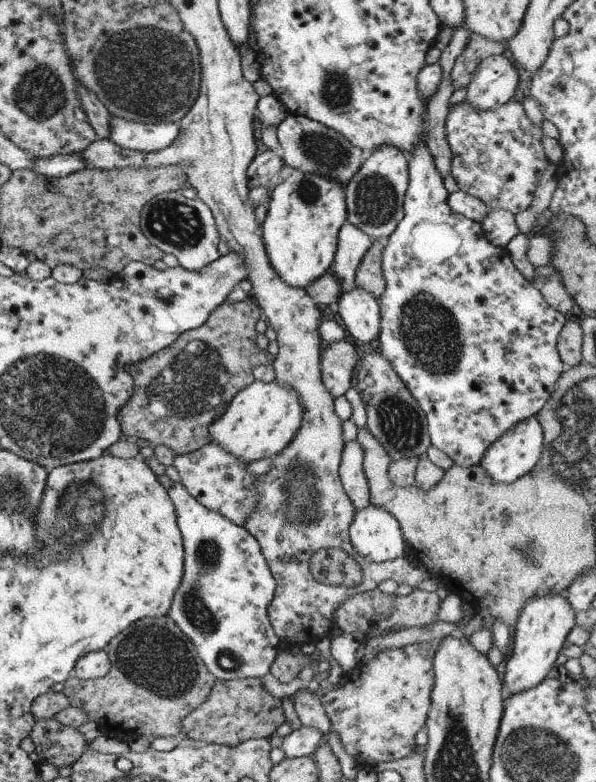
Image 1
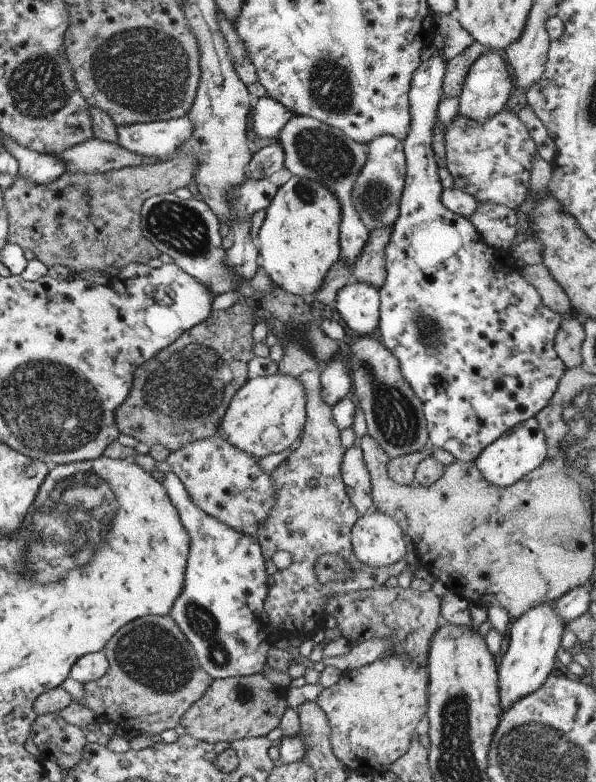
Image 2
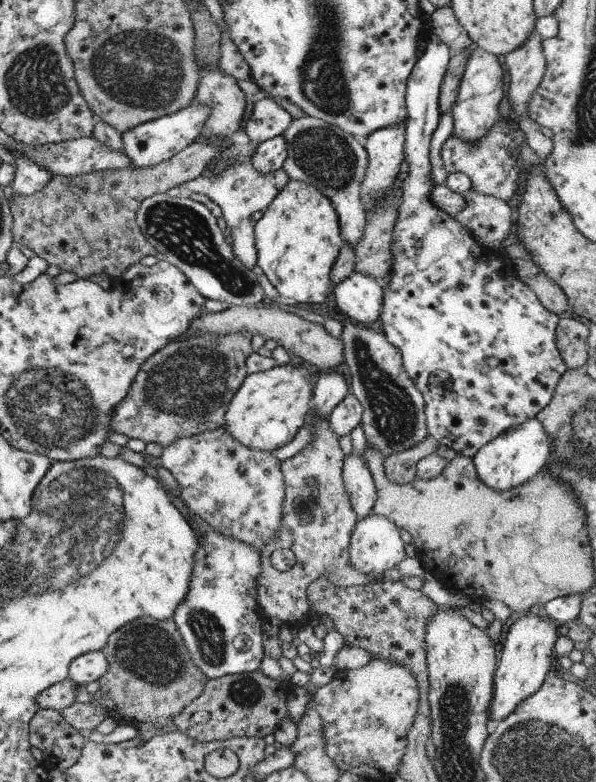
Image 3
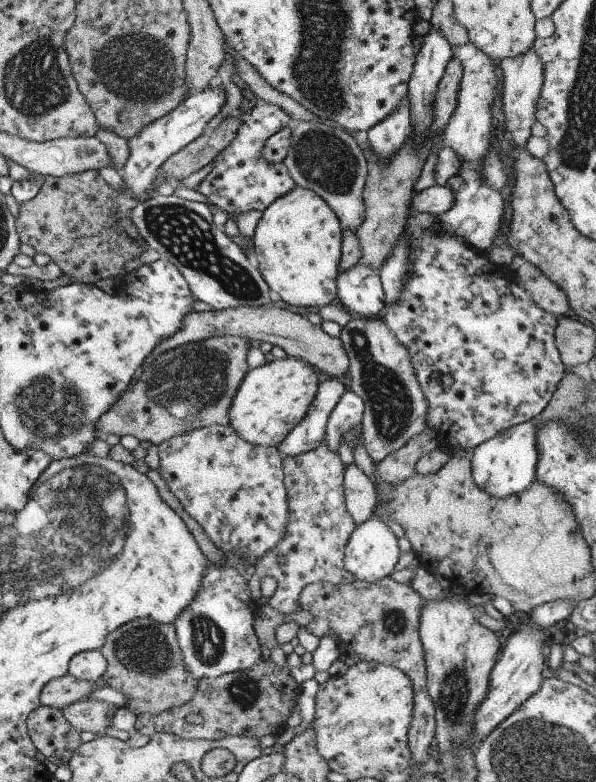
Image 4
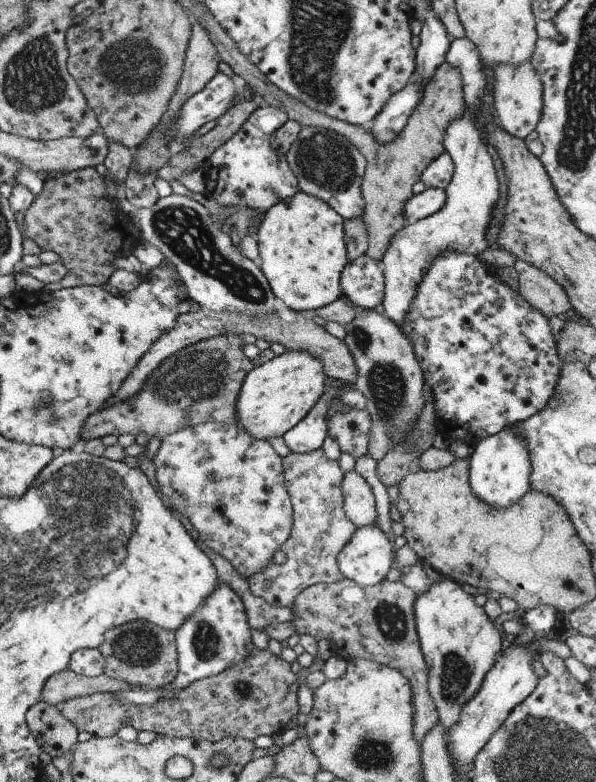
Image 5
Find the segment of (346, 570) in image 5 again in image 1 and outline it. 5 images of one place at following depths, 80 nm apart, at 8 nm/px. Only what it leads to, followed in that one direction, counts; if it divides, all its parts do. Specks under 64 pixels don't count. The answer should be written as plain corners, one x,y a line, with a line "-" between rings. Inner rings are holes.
369,504
355,510
348,526
348,537
358,554
374,563
390,561
404,554
405,541
401,536
399,523
383,507
377,505

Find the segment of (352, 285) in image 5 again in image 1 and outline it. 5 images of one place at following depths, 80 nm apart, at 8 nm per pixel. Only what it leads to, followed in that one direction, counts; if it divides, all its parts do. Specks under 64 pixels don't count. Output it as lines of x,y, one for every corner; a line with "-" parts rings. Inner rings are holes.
354,288
341,293
334,306
347,334
358,344
374,345
378,337
380,316
378,301
364,290

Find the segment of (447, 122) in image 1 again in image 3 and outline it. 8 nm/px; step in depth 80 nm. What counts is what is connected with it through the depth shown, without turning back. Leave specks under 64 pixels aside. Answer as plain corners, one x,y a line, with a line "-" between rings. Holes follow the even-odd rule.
498,118
485,134
474,143
449,135
442,144
440,157
447,174
462,172
470,180
470,188
476,193
489,195
507,202
513,198
524,173
519,169
520,147
526,139
524,132
512,119

